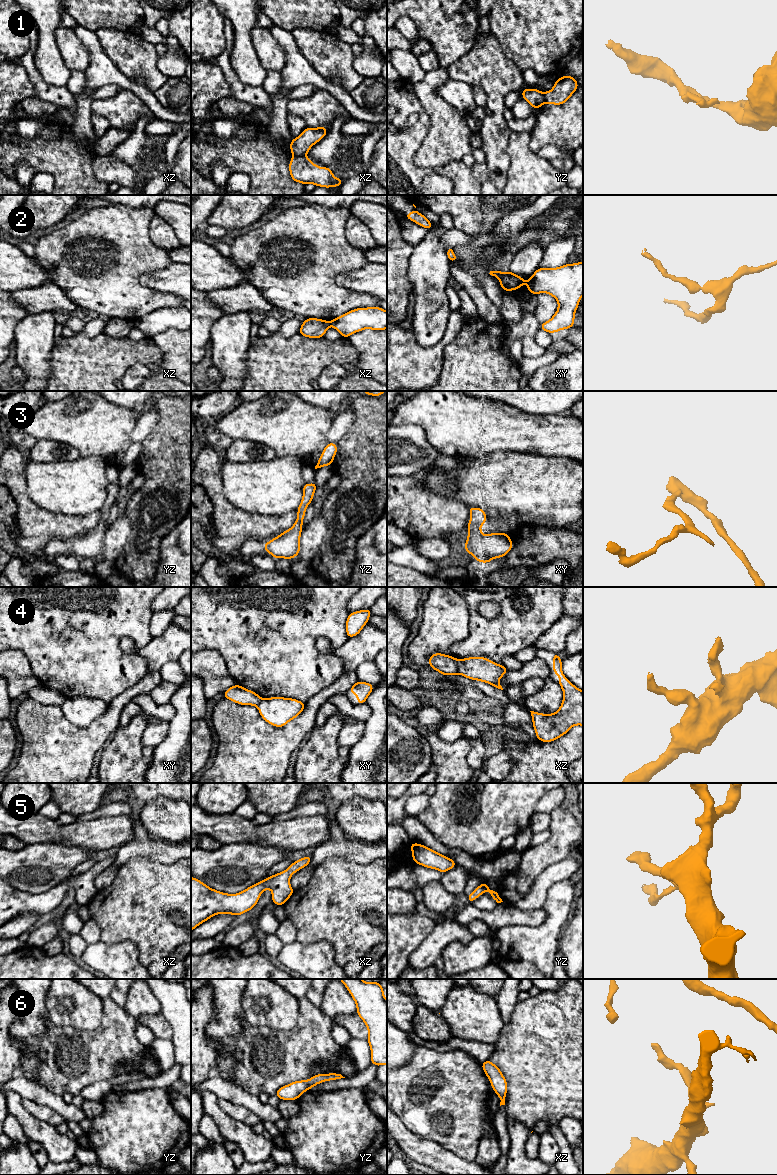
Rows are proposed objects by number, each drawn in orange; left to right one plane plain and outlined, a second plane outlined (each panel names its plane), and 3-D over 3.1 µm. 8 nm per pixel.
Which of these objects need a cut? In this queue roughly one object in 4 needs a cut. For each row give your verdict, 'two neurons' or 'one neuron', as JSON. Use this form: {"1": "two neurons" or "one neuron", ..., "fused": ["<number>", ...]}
{"1": "two neurons", "2": "two neurons", "3": "one neuron", "4": "two neurons", "5": "one neuron", "6": "one neuron", "fused": ["1", "2", "4"]}

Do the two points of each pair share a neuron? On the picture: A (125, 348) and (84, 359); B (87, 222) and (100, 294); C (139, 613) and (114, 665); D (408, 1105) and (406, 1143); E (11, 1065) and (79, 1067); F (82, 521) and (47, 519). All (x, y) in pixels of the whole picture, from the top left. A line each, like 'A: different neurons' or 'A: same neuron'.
A: same neuron
B: same neuron
C: same neuron
D: different neurons
E: different neurons
F: same neuron

